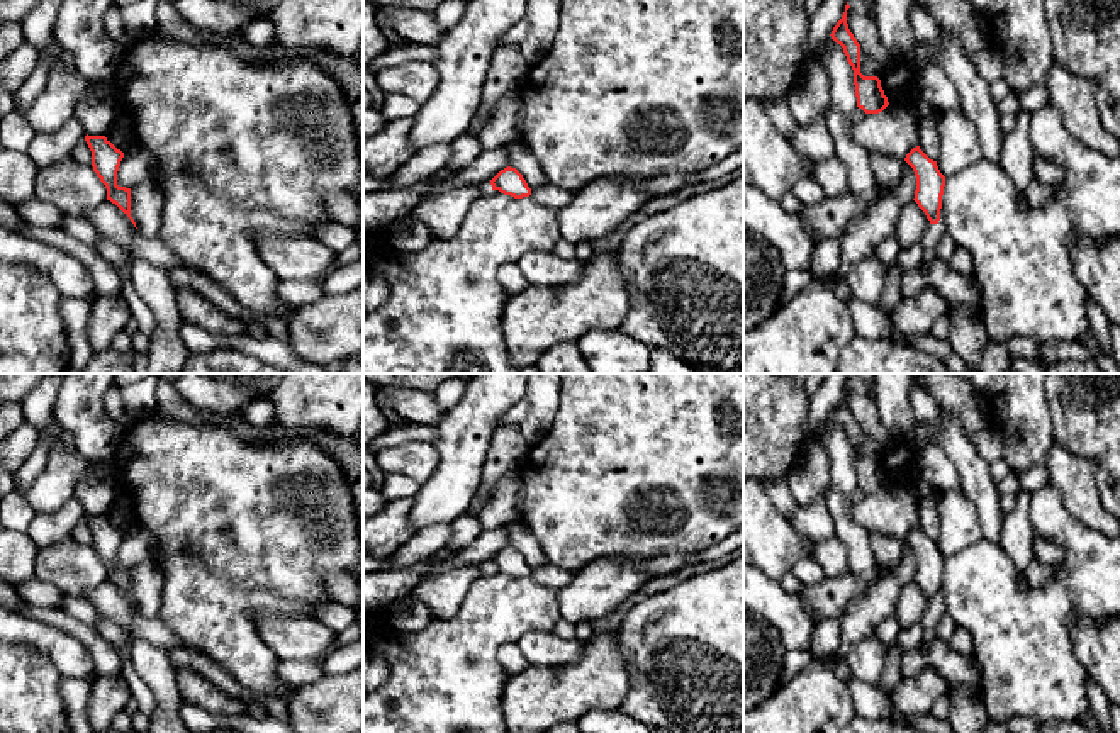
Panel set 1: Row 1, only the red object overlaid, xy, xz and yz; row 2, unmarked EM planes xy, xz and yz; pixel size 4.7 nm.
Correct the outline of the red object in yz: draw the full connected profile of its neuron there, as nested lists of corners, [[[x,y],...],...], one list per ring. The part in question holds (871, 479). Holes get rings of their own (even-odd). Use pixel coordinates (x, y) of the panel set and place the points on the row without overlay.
[[[847,382],[842,399],[837,402],[830,416],[837,424],[843,428],[847,441],[854,450],[857,487],[865,494],[879,494],[889,485],[889,482],[881,467],[881,460],[877,456],[864,456],[860,453],[860,424],[848,409],[848,389],[850,385]]]

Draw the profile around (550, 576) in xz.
[[[546,562],[545,565],[538,567],[536,570],[531,570],[531,579],[538,584],[550,587],[550,589],[562,589],[568,580],[572,574],[567,570]]]

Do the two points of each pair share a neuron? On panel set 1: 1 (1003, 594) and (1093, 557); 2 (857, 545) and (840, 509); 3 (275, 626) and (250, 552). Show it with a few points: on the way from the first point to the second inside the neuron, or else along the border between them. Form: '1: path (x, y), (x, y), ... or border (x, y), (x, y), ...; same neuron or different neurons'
1: path (1025, 599), (1051, 599), (1071, 579); same neuron
2: path (854, 537), (844, 526), (842, 518); same neuron
3: border (309, 616), (262, 613), (255, 626); different neurons

